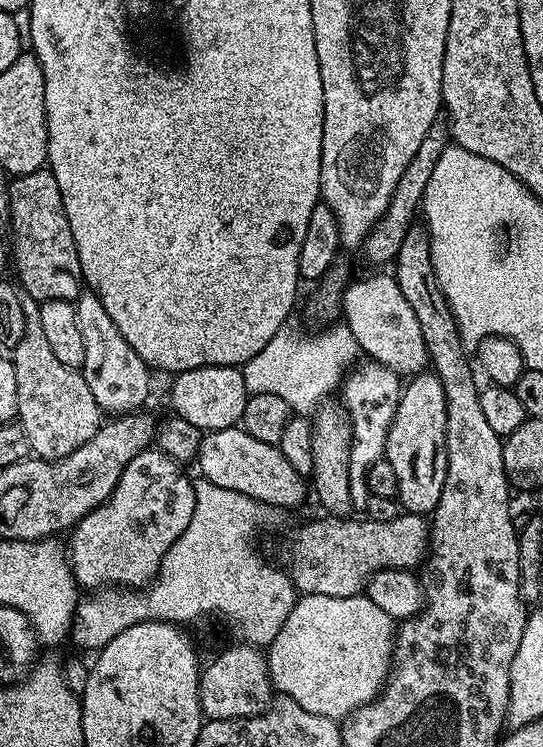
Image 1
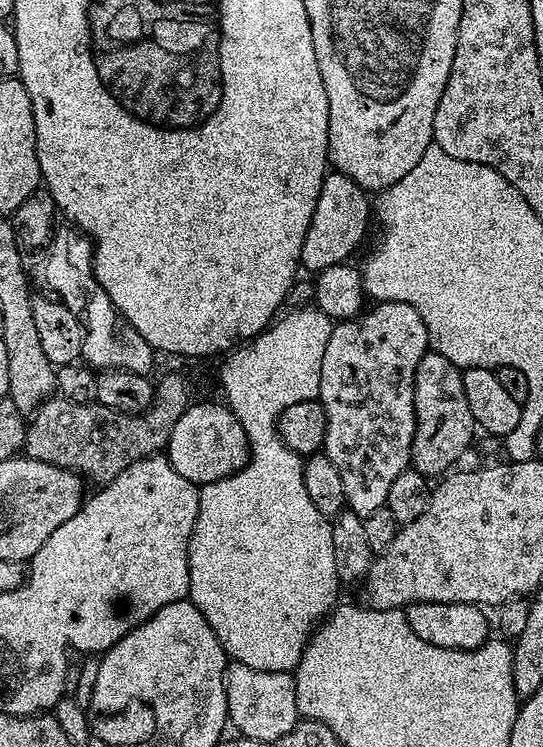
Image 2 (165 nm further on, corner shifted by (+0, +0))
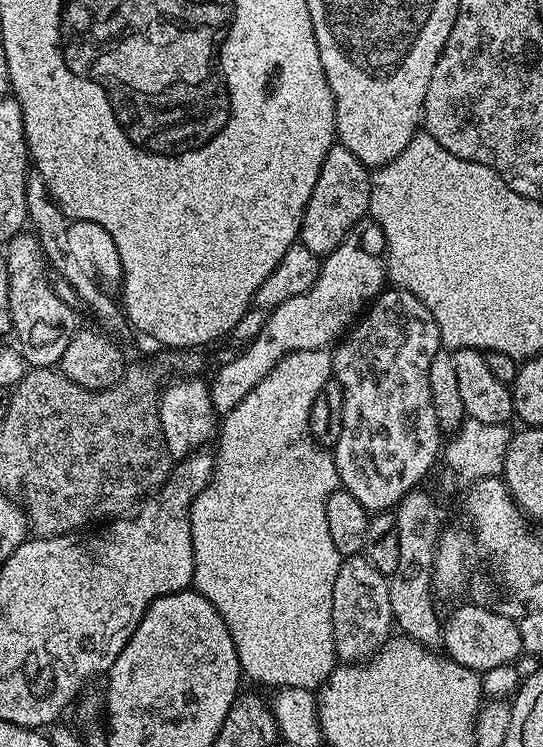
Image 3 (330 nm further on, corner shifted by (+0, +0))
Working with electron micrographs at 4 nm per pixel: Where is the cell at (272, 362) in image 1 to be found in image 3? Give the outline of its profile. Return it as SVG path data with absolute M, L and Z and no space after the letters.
M328 348L318 350L298 350L282 358L264 378L262 378L234 410L223 413L222 423L218 428L220 445L214 451L214 467L212 481L205 486L202 494L194 498L190 510L190 534L194 546L194 574L192 584L214 610L226 622L230 630L230 638L234 638L234 646L238 654L241 673L248 676L256 684L269 684L272 690L277 688L311 688L319 689L325 684L328 675L338 667L338 657L334 646L334 622L332 621L332 591L334 578L338 578L342 557L334 550L334 541L330 539L330 530L326 530L326 498L341 487L335 458L329 449L323 448L310 434L310 406L314 406L314 398L318 398L318 390L333 379L332 352Z

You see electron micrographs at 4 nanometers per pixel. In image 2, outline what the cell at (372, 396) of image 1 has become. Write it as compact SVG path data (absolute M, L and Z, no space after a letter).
M379 301L363 316L335 323L319 368L318 399L326 410L326 438L323 451L342 477L346 506L358 517L366 517L385 507L390 485L411 463L416 411L414 410L414 375L418 362L429 351L428 331L422 316L404 302Z

